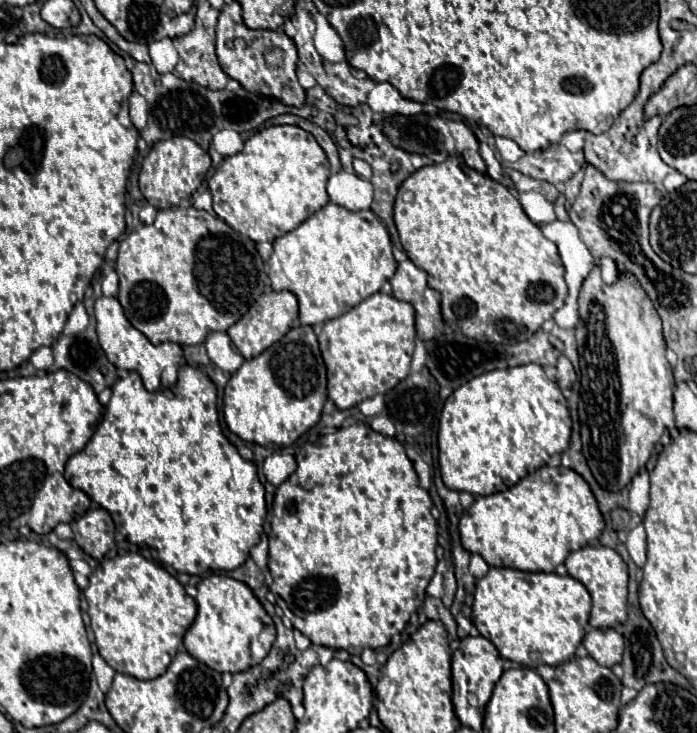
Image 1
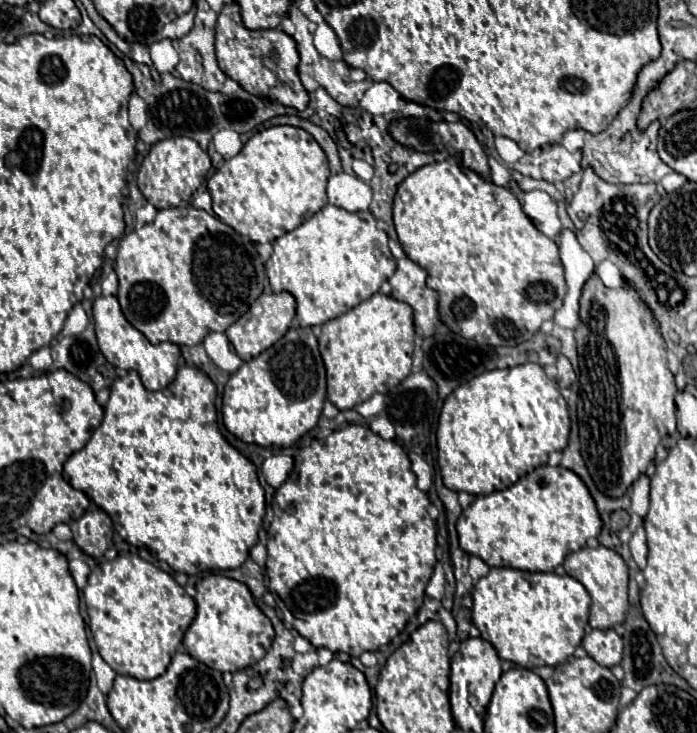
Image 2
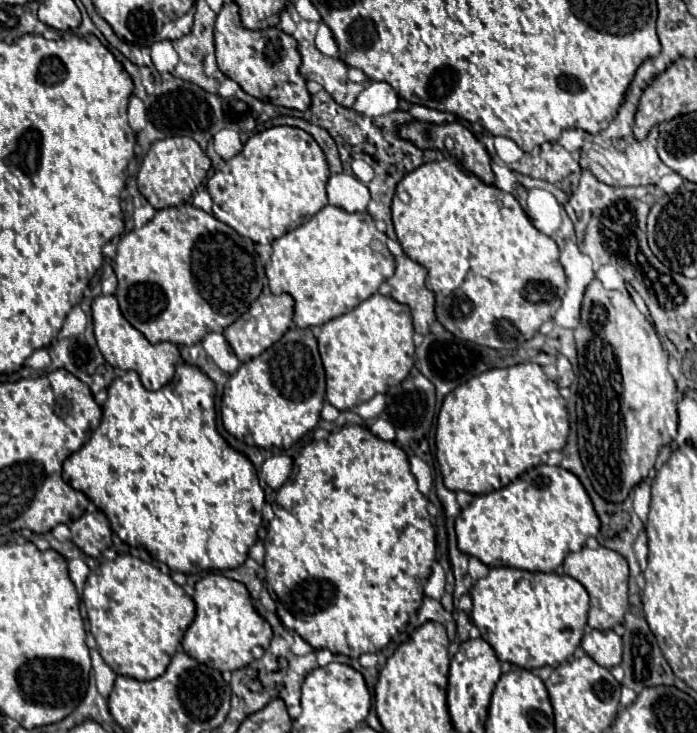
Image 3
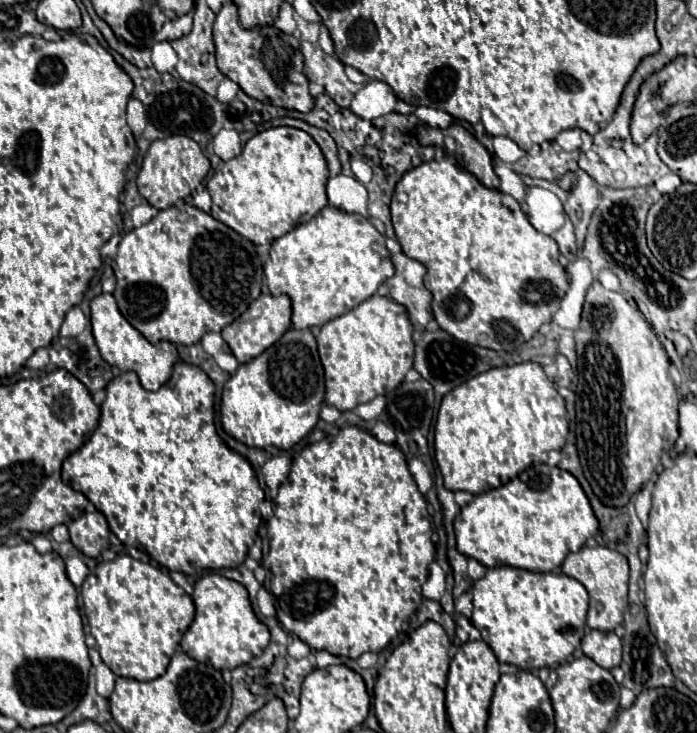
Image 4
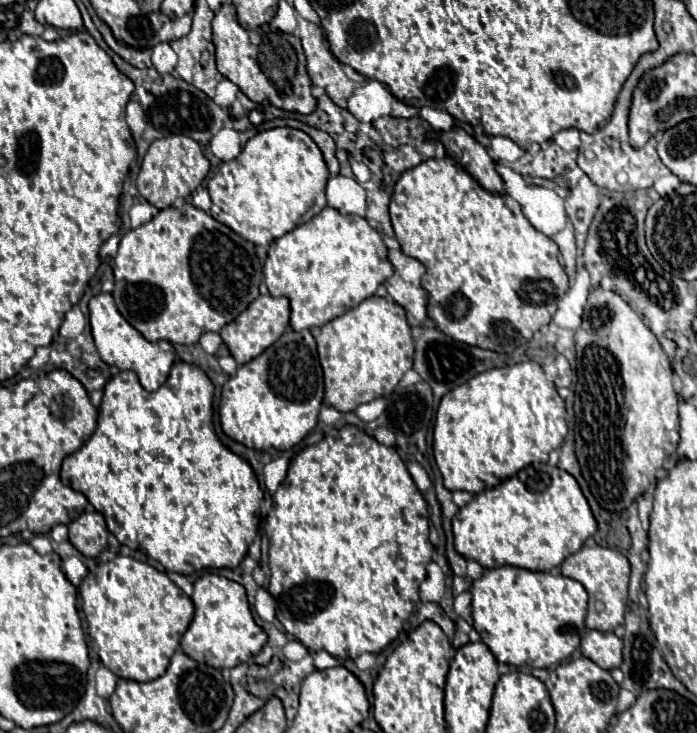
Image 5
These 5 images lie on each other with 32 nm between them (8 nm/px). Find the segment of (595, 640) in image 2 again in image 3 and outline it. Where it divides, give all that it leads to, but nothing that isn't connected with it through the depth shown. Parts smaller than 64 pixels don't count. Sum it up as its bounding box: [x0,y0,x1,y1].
[582,630,622,668]

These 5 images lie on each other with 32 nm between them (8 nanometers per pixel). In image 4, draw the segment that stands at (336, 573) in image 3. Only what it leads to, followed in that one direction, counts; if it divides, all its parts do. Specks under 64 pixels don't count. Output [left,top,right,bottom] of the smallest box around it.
[262,426,434,658]

